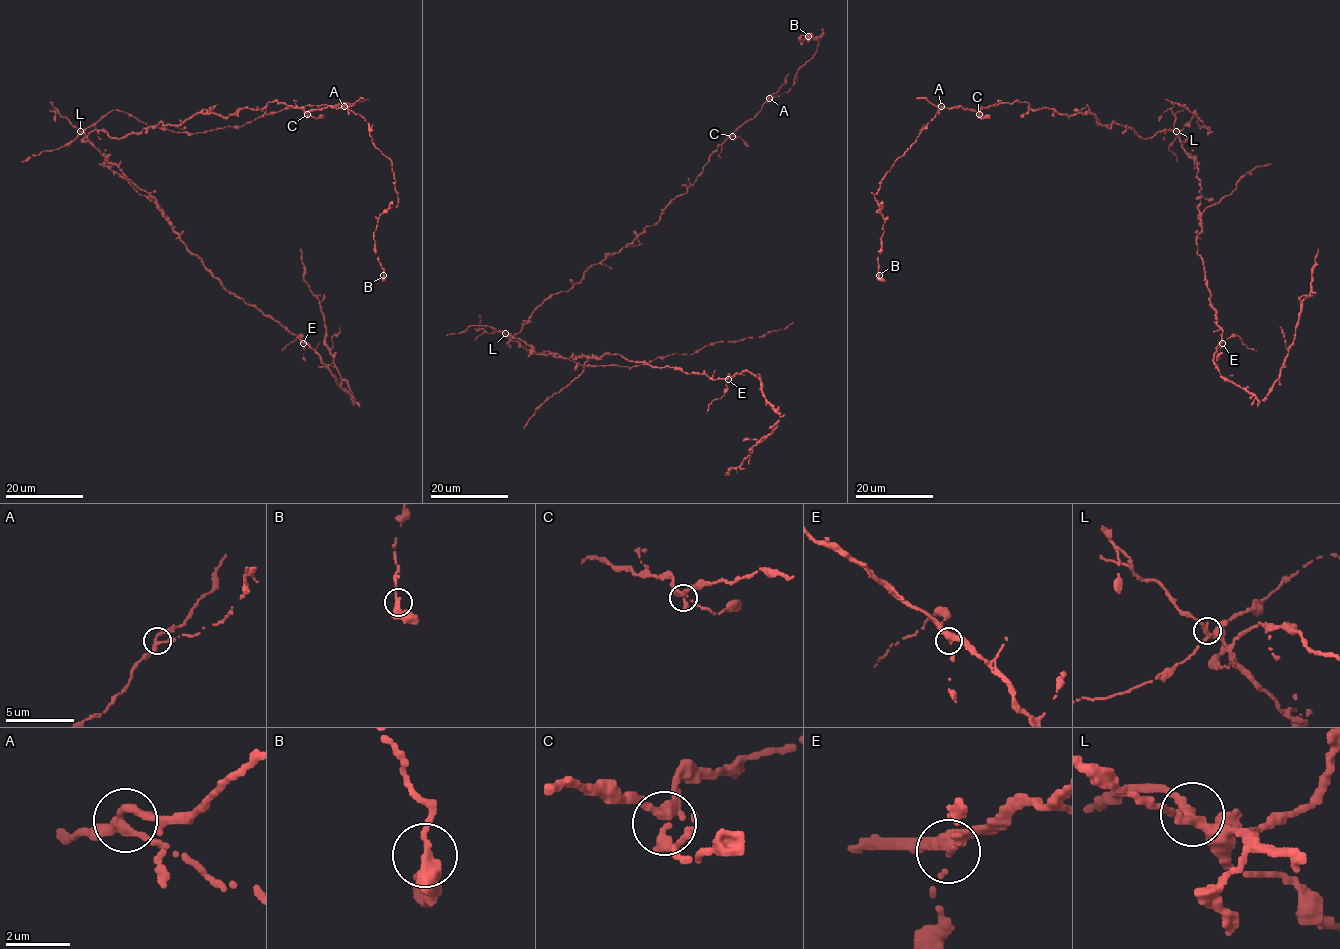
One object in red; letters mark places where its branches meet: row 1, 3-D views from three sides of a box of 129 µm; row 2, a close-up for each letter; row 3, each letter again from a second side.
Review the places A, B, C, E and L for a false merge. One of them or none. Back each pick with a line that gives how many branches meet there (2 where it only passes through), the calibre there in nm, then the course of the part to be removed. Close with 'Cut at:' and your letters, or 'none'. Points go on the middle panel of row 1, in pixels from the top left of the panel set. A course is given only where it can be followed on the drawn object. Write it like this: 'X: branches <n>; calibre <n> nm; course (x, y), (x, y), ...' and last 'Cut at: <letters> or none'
E: branches 3; calibre 320 nm; course (728, 379), (727, 391), (720, 399), (712, 401), (706, 413)
Cut at: E

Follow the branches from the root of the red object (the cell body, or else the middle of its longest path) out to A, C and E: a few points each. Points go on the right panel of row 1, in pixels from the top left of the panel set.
A: (1172, 130), (1142, 138), (1115, 122), (1100, 125), (1090, 113), (1069, 117), (1018, 101), (979, 112), (941, 106)
C: (1172, 130), (1142, 138), (1115, 122), (1100, 125), (1090, 113), (1069, 117), (1018, 101), (983, 107), (979, 114)
E: (1172, 130), (1198, 166), (1202, 232), (1197, 253), (1203, 260), (1222, 344)

